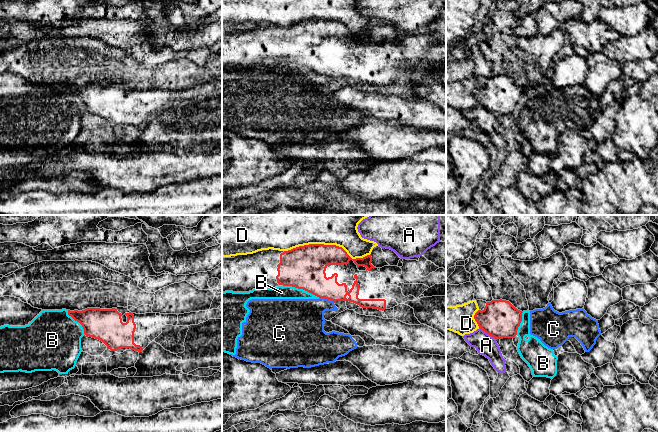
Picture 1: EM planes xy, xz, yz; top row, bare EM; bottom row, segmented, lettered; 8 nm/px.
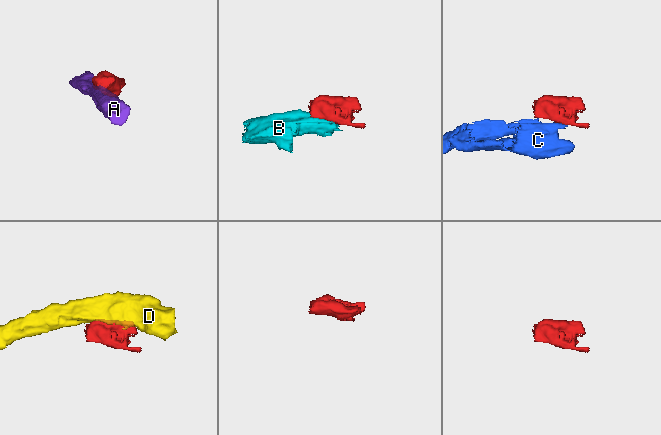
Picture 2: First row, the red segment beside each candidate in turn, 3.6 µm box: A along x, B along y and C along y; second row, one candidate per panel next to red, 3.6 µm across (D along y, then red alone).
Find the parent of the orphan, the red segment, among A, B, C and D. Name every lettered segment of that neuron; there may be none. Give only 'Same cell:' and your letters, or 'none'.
Same cell: none

